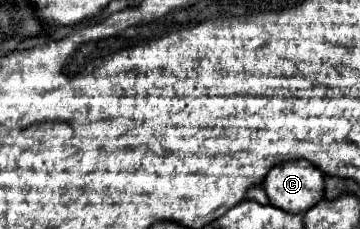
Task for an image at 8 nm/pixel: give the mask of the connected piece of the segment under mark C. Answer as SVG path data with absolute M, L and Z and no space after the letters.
M305 159L287 161L275 167L265 183L271 205L287 213L305 213L325 199L323 173Z

